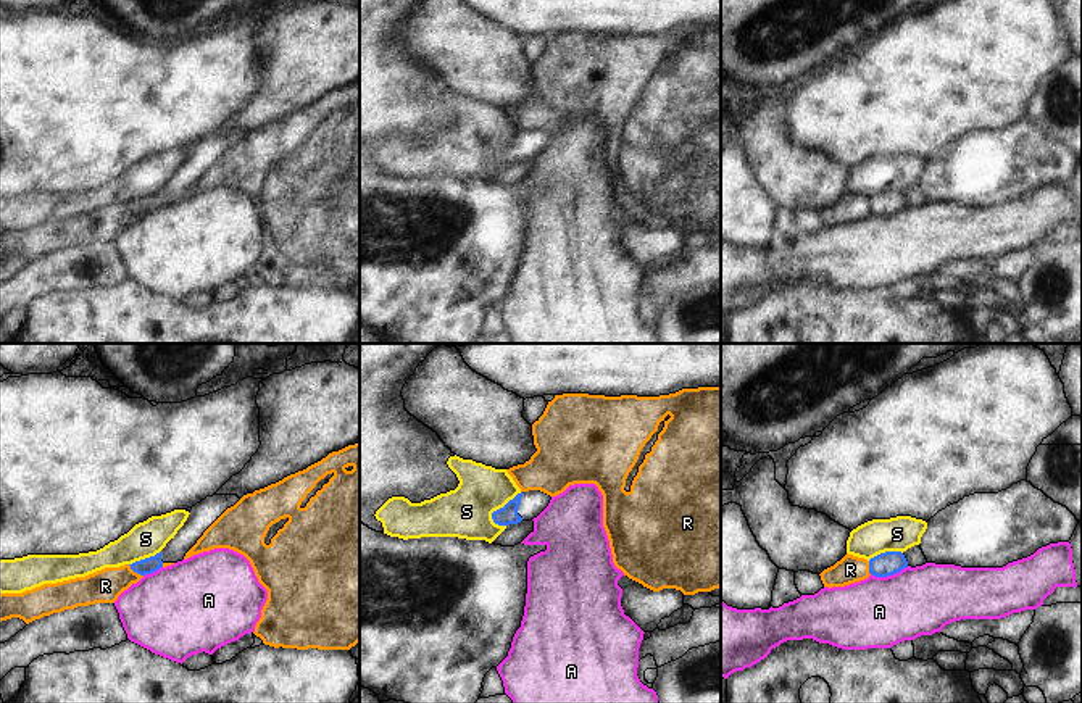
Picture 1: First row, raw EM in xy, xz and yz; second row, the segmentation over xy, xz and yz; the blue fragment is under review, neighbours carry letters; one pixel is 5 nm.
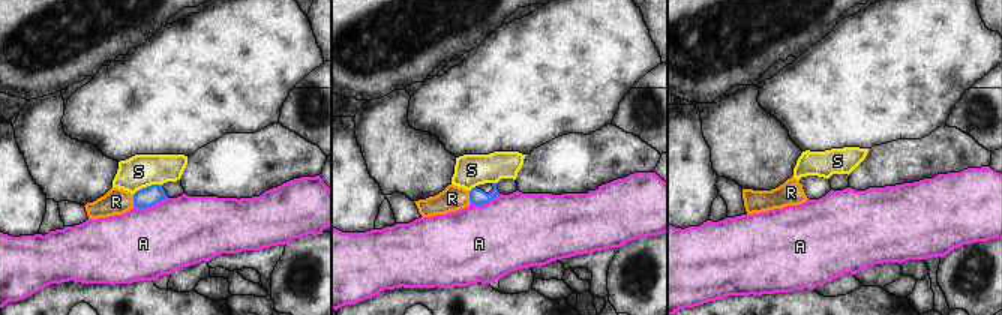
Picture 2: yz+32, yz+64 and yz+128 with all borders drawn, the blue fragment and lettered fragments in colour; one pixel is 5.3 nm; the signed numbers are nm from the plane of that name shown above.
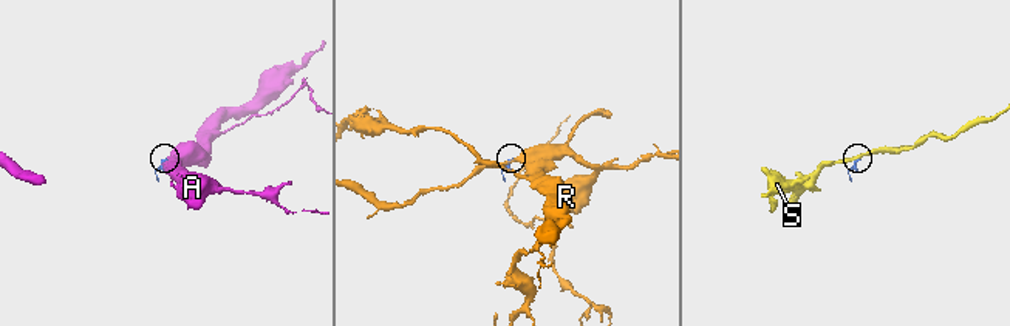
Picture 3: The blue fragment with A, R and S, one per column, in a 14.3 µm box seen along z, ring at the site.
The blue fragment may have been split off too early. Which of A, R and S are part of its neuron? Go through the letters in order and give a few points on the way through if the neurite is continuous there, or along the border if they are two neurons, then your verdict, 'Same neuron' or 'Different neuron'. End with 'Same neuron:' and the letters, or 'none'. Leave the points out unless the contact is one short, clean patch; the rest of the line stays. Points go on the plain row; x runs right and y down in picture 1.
A: Different neuron
R: Boundary: xy (128, 203), (142, 215). Different neuron
S: Boundary: xz (521, 131), (492, 152), (495, 163). Different neuron
Same neuron: none

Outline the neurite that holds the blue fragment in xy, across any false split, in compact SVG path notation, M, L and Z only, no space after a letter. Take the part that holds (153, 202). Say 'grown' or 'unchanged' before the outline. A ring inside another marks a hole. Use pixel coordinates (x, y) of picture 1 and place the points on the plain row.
grown; M237 134L206 135L195 145L177 173L155 195L135 200L131 208L140 214L152 213L163 206L164 202L182 200L185 192L197 182L203 171L240 137Z

